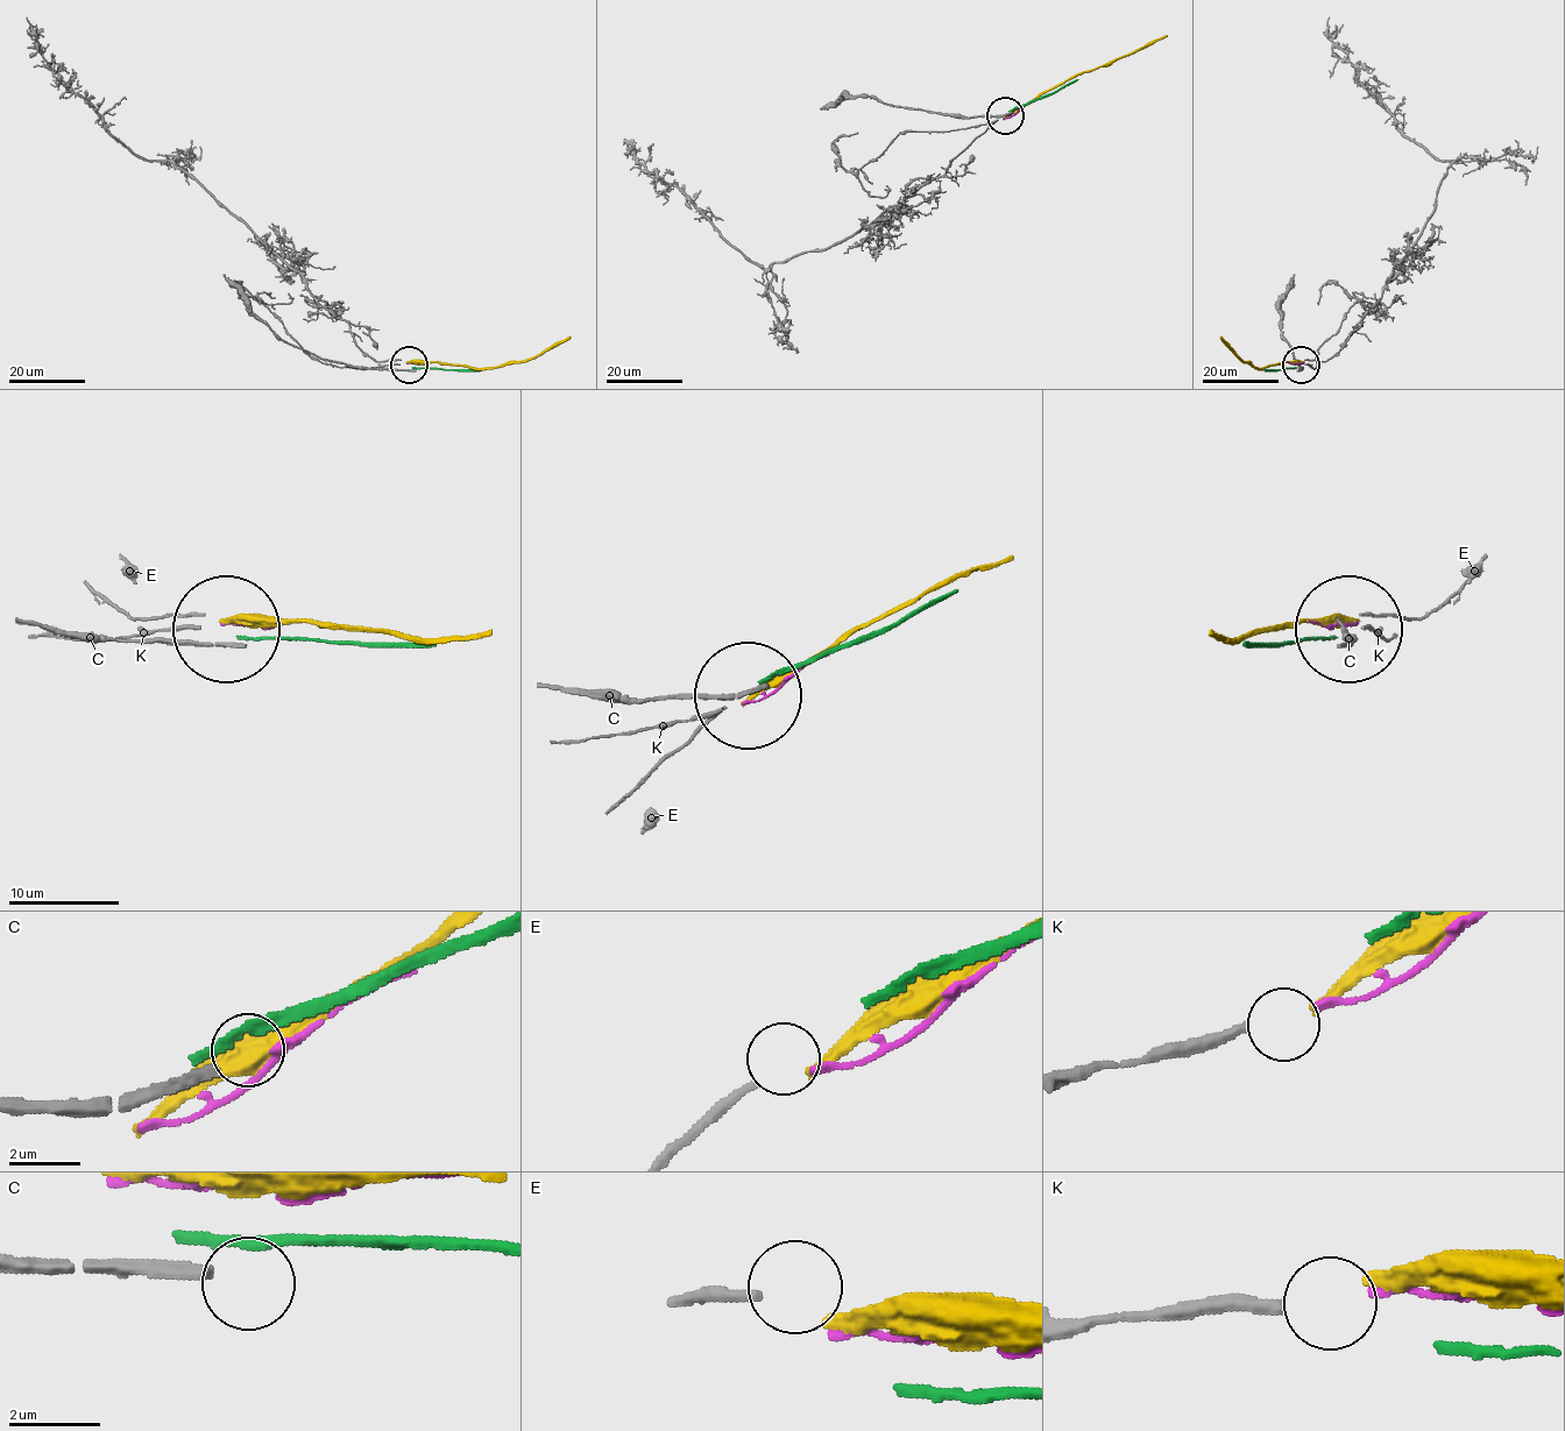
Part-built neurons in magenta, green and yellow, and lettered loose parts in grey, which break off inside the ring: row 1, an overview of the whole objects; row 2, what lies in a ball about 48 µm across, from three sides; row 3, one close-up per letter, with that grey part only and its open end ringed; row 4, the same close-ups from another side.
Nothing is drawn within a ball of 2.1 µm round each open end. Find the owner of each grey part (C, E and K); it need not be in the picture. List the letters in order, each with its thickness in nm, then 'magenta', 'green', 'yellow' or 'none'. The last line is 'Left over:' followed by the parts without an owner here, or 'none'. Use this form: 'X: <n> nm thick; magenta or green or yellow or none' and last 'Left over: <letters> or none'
C: 320 nm thick; none
E: 240 nm thick; none
K: 280 nm thick; magenta
Left over: C, E

